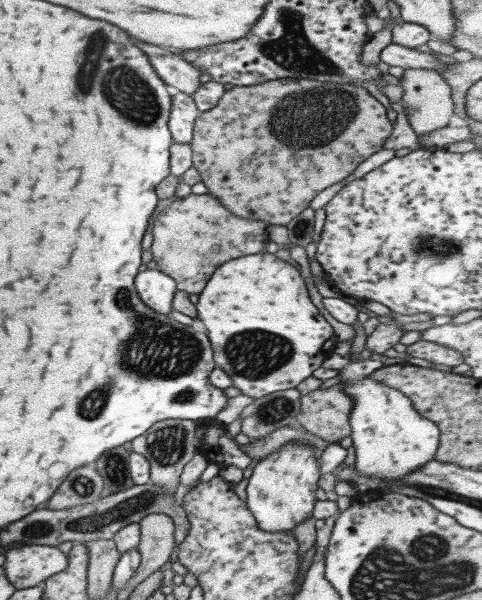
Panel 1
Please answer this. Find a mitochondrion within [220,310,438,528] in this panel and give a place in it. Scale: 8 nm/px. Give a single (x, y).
(252, 356)

